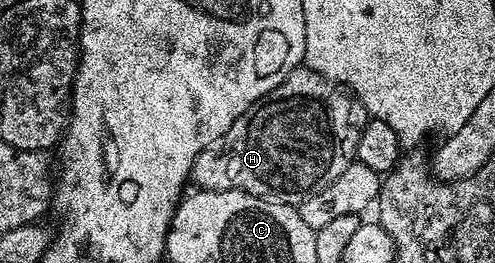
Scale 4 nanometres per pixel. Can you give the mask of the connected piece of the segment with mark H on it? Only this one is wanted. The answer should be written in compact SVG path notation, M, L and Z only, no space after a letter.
M298 68L286 75L286 79L282 79L274 91L258 98L245 113L238 115L230 131L223 133L211 147L203 149L192 168L191 184L197 190L237 189L255 197L299 206L302 199L334 183L334 179L338 179L338 175L342 175L342 171L352 164L358 147L358 135L362 135L362 127L366 127L369 119L367 109L351 92L310 68Z

